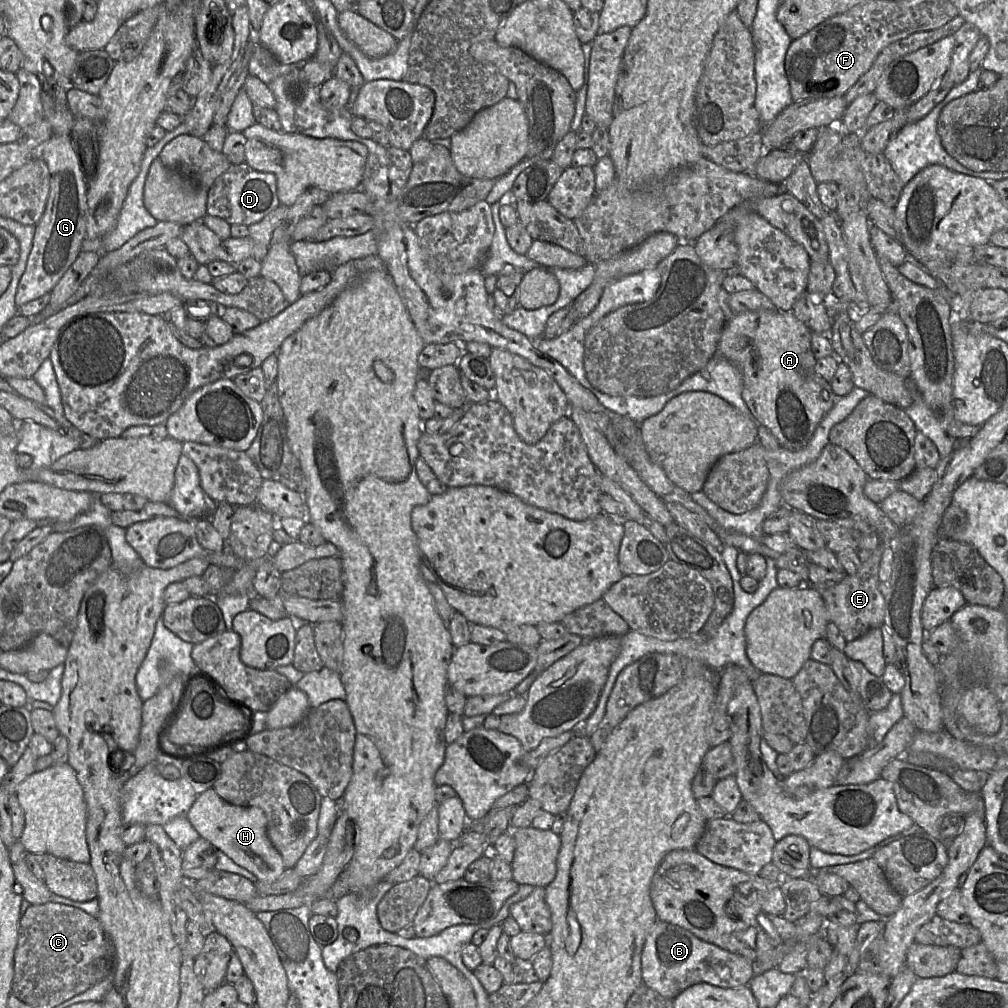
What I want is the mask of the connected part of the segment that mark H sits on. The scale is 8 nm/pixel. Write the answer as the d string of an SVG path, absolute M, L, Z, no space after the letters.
M209 788L197 796L187 813L187 818L200 837L224 852L237 865L254 874L258 881L272 883L284 873L286 867L281 854L267 836L266 816L261 808L230 804L223 800L213 788Z

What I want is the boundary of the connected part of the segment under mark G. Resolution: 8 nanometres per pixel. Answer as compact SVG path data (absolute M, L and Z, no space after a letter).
M52 135L39 147L38 157L45 161L49 169L50 191L43 215L35 225L32 248L17 286L15 294L17 308L51 292L77 259L87 236L87 180L70 136Z

